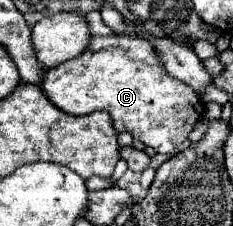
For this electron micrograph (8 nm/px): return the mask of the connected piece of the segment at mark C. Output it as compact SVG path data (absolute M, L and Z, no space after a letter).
M133 35L93 37L89 47L73 61L49 69L41 89L57 109L69 115L107 111L119 133L133 133L135 139L153 147L157 153L173 153L187 139L205 109L189 85L165 73L153 47Z

